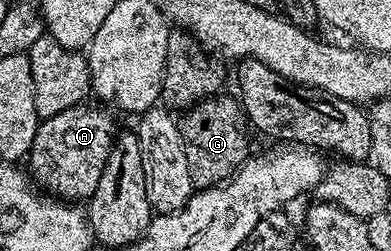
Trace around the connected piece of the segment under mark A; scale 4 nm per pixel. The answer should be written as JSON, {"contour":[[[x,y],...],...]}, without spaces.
{"contour":[[[88,106],[62,109],[62,113],[54,113],[54,117],[41,119],[40,128],[34,133],[30,152],[31,174],[47,194],[61,201],[91,199],[94,189],[98,189],[98,180],[102,177],[102,169],[106,167],[112,148],[112,140],[118,131],[107,106]]]}

